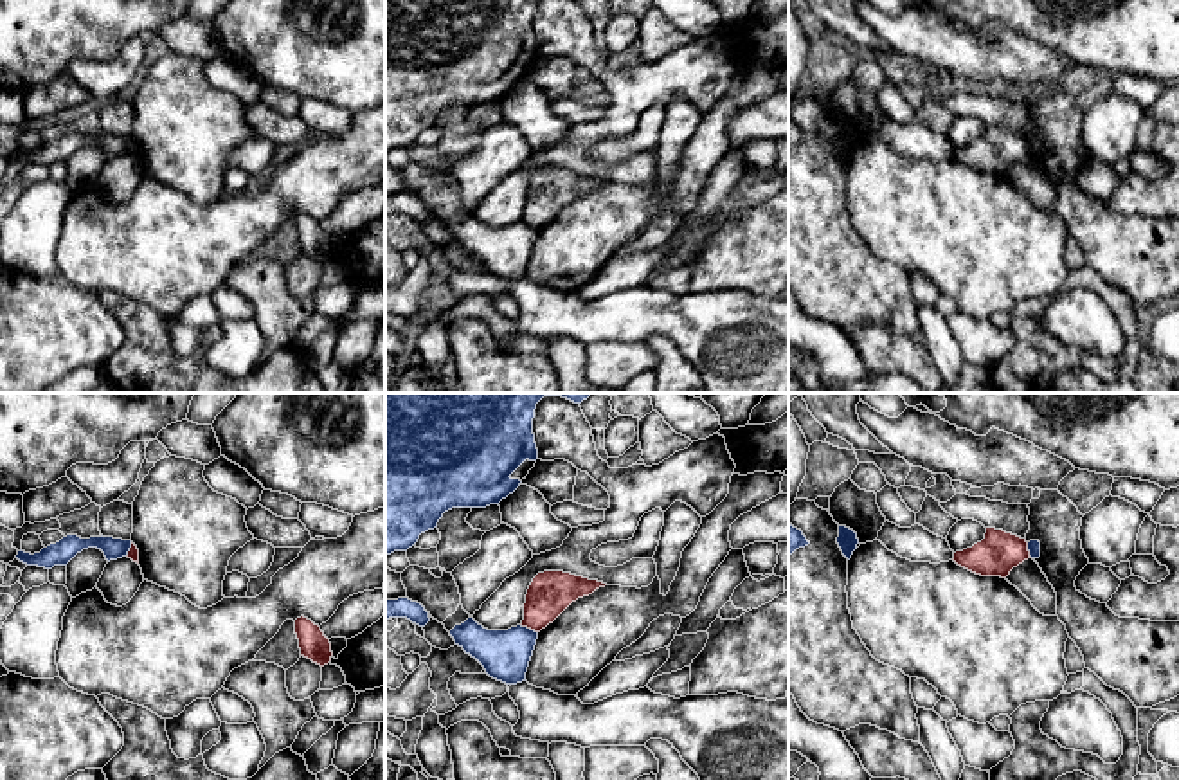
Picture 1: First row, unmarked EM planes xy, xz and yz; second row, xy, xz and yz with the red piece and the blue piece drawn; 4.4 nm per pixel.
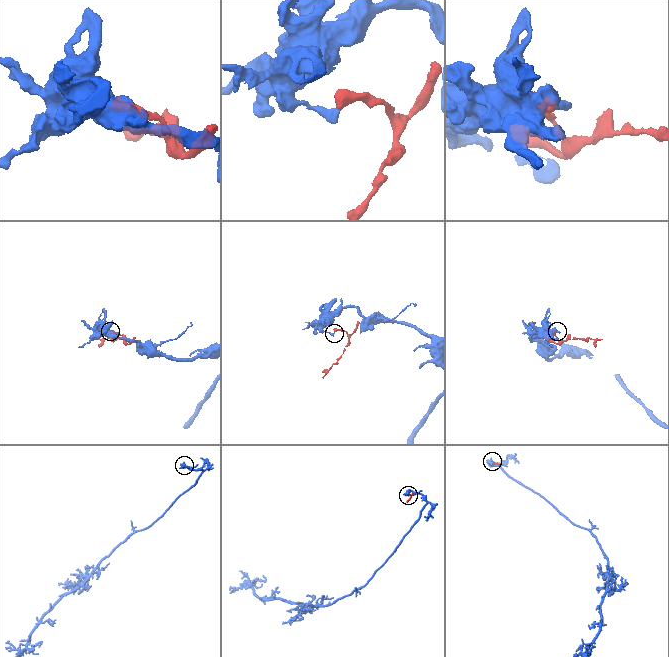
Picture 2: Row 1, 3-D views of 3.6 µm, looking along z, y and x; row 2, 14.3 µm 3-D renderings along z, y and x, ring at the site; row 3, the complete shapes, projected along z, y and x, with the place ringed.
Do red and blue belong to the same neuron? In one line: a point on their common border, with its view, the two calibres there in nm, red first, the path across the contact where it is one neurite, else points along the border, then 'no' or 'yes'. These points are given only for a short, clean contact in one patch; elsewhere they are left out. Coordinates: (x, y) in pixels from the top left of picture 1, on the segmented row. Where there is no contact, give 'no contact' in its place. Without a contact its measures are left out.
contact xz (530, 627); calibres 190 and 220 nm; border xz (521, 624), (537, 633); no

